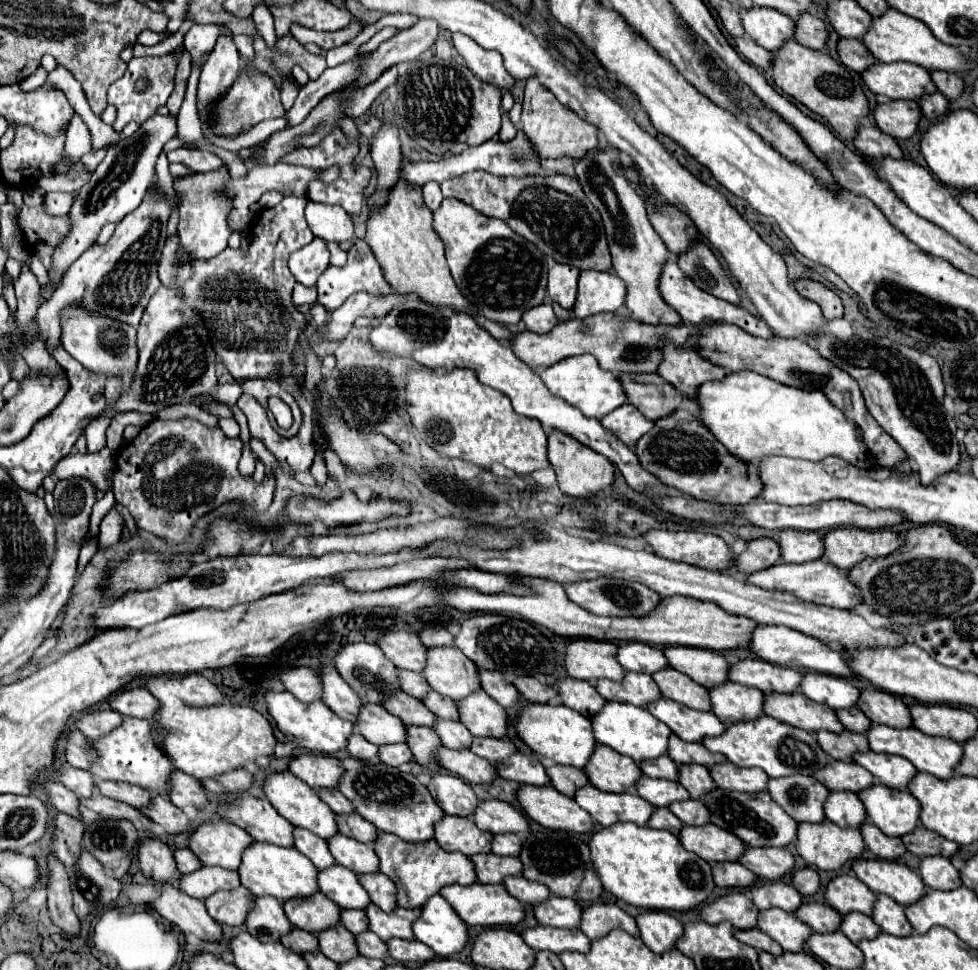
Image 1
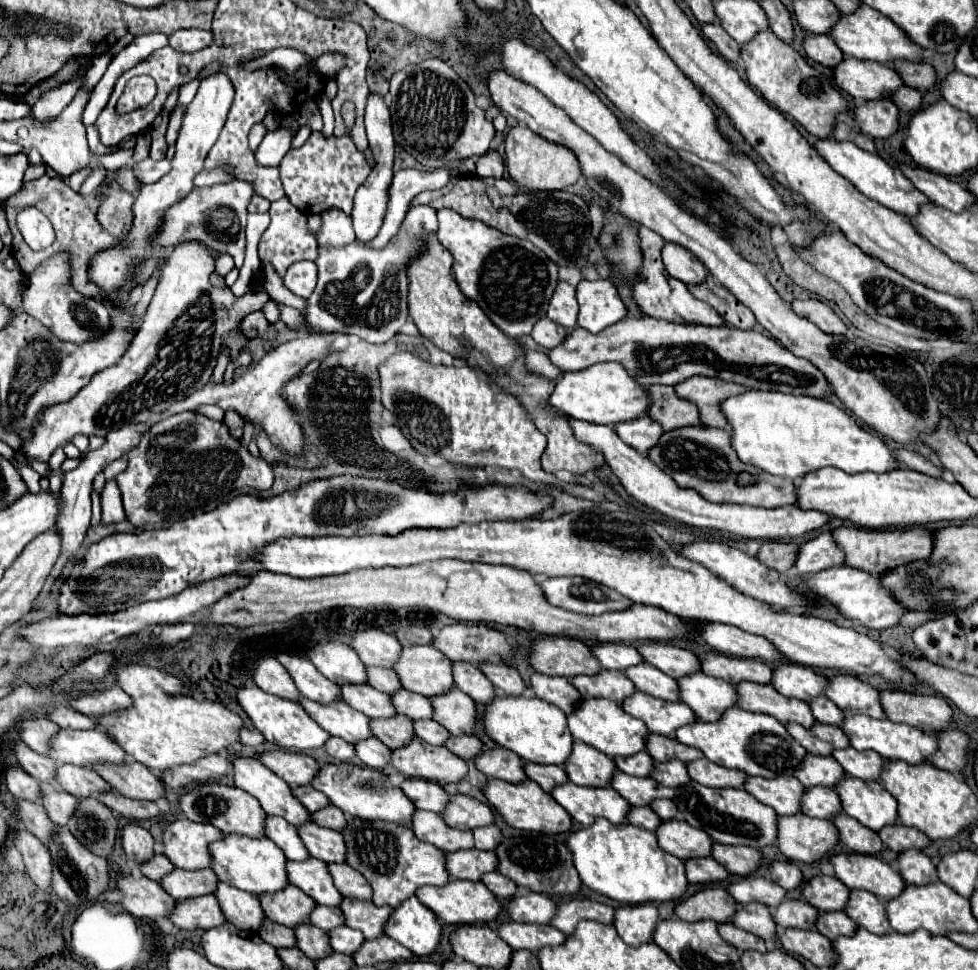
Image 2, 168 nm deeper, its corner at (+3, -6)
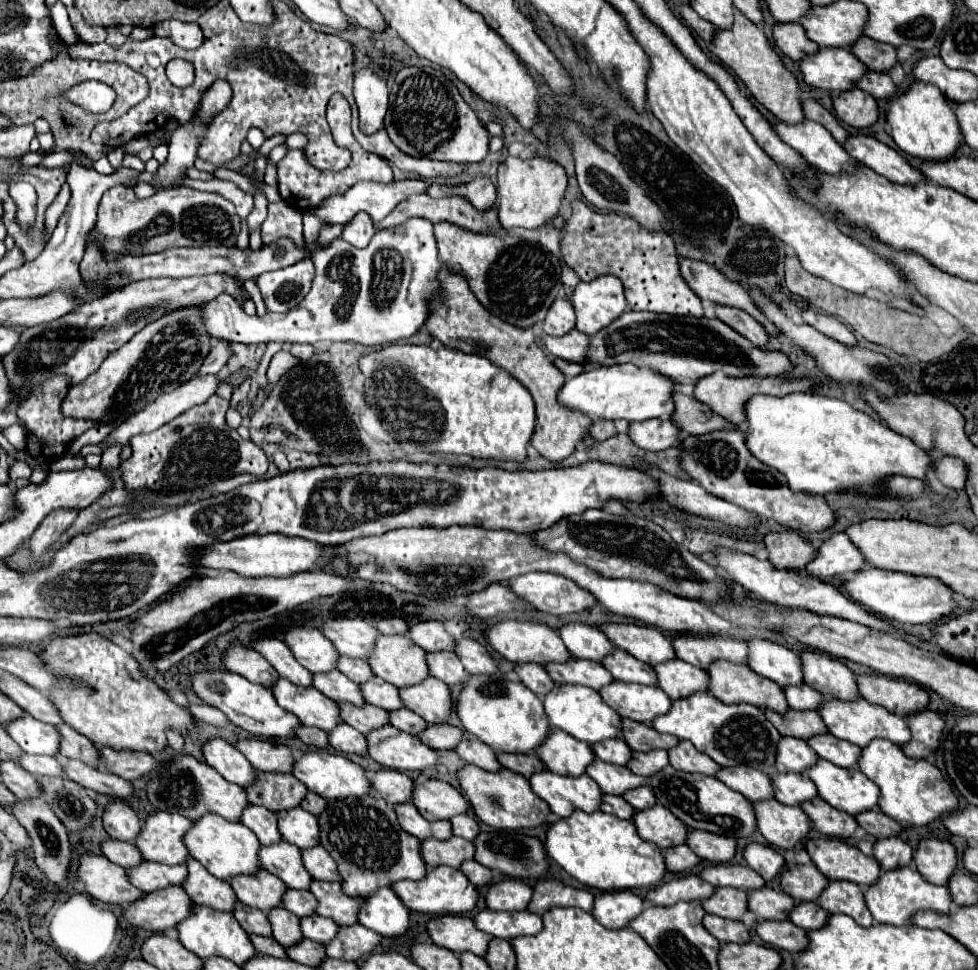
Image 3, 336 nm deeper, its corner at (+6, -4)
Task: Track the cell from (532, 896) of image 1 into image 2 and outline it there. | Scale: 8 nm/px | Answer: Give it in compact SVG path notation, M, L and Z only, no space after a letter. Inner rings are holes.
M500 872L484 874L484 876L482 876L482 882L484 882L484 884L490 888L490 892L492 892L494 896L498 896L498 898L506 898L506 900L510 900L510 898L514 898L516 892L518 892L516 884L514 884L510 878L502 876Z

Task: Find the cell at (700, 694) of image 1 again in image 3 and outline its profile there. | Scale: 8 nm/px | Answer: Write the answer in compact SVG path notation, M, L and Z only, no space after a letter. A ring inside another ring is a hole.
M615 648L611 654L607 654L601 660L601 666L607 668L613 674L615 680L655 686L655 672L653 672L653 668L649 664L637 660L629 652L619 650L619 648Z

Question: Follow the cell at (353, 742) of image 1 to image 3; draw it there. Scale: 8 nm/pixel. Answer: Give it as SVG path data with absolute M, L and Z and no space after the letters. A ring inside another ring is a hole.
M299 726L295 730L295 736L307 744L309 748L317 748L317 750L327 750L329 744L327 744L327 732L319 730L319 728L311 728L311 726Z

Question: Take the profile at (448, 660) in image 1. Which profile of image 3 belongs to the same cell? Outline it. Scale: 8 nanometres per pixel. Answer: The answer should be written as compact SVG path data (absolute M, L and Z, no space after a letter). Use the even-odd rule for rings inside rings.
M379 634L375 640L375 650L367 662L375 676L391 682L397 688L403 688L415 686L429 676L423 656L425 650L417 644L411 644L407 636Z

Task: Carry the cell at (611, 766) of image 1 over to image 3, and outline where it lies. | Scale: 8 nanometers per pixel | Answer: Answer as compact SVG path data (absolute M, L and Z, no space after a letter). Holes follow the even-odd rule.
M551 728L547 738L541 746L535 748L535 754L547 770L555 774L565 776L581 776L595 758L589 744L583 744L581 740L575 740L573 736L567 736L567 732L559 732L557 728Z

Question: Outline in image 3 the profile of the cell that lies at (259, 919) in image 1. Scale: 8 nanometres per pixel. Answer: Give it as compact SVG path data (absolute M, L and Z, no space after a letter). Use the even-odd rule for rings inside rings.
M187 856L185 860L187 864L187 878L181 884L181 888L187 892L187 896L191 896L191 900L195 900L195 904L201 906L209 906L221 912L233 912L235 908L235 892L231 892L229 882L223 882L215 876L211 876L195 858Z

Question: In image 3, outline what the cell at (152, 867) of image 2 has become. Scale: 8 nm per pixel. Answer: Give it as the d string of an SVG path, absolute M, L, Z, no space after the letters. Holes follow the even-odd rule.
M105 838L105 840L101 840L101 852L111 862L115 862L123 868L131 868L131 866L143 862L139 852L135 852L133 842L119 842L119 840L113 840L113 838Z

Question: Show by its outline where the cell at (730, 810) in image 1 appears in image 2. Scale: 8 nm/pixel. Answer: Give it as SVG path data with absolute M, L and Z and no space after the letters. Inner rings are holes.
M688 782L686 786L676 788L674 802L678 806L680 820L686 820L690 826L704 830L718 844L764 848L774 844L778 838L778 814L770 806L758 802L746 790L716 790L698 782Z

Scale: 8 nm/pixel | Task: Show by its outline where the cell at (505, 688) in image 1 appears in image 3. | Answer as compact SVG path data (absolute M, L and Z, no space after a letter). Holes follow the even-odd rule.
M441 650L441 652L427 652L427 668L431 676L443 680L447 686L461 686L467 678L467 672L455 652Z

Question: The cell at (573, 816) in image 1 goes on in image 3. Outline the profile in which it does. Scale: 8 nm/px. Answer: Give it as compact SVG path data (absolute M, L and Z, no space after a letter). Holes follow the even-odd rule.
M467 764L457 770L457 780L469 802L471 812L477 816L479 822L487 826L493 826L499 830L535 828L539 824L545 824L547 816L551 814L551 810L547 808L547 802L539 800L539 796L531 792L529 780L507 768L499 768L499 772L487 772L477 766Z

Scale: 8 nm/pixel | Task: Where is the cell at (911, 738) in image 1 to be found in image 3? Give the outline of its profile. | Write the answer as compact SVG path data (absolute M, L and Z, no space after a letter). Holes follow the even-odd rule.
M857 698L857 700L851 700L851 702L843 702L843 700L827 700L819 706L819 716L823 718L829 734L841 738L841 740L849 740L857 746L867 746L873 738L887 738L891 740L893 744L901 746L905 744L907 740L911 740L911 734L909 734L909 728L907 728L907 722L903 716L897 716L877 704L869 704L867 700L863 698Z

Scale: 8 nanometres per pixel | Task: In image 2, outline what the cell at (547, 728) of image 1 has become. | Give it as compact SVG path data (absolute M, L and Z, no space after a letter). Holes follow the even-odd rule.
M498 692L494 702L488 704L486 708L484 728L494 742L498 742L502 748L516 752L526 762L564 766L572 754L574 738L568 730L566 714L540 698L532 698L532 700L526 696L514 698Z

